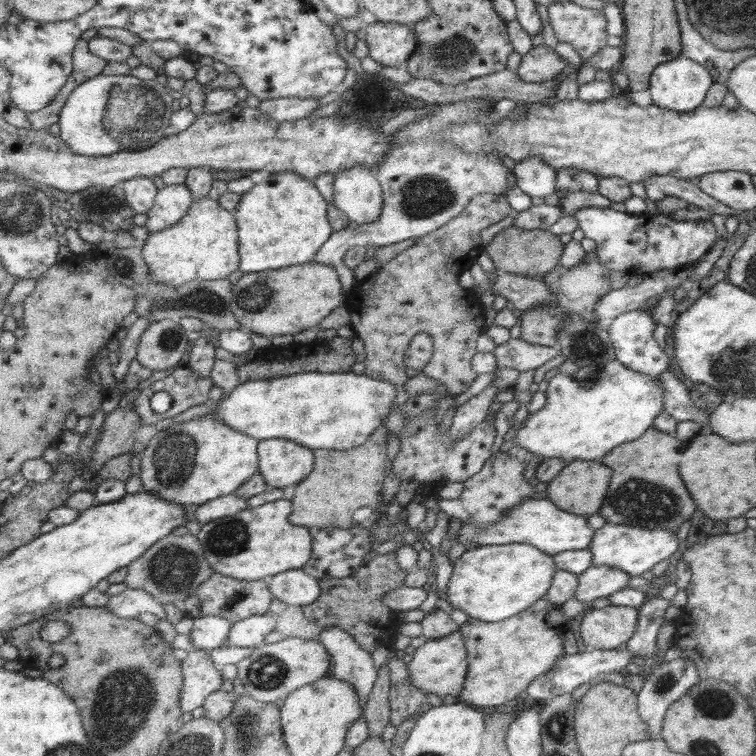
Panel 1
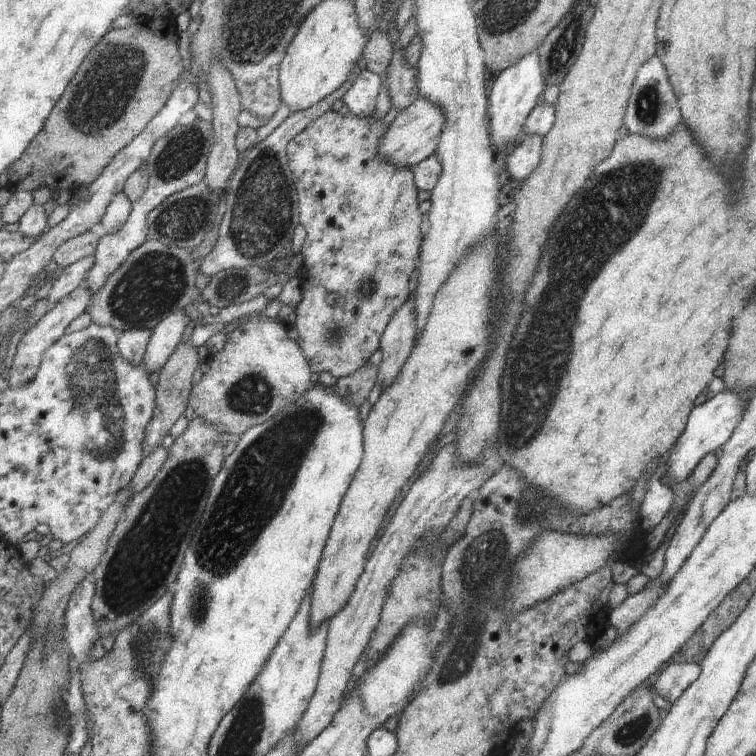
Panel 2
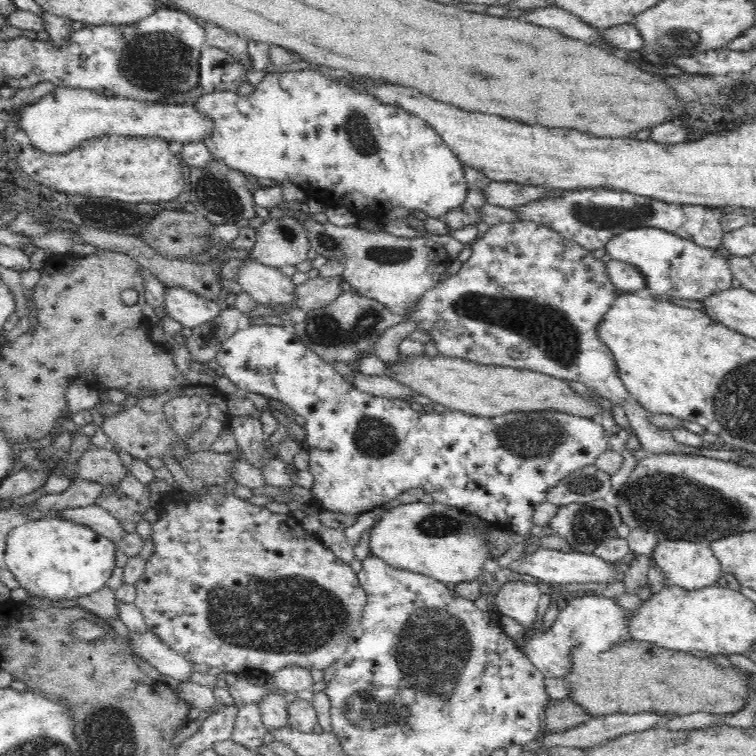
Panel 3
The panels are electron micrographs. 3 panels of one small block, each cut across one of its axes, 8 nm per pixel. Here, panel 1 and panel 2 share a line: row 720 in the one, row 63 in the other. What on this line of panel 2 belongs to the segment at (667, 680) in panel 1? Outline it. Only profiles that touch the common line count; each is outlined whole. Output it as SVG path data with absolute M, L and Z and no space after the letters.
M655 54L637 69L626 104L623 126L629 135L657 140L667 138L682 126L675 95L667 80L664 66Z

